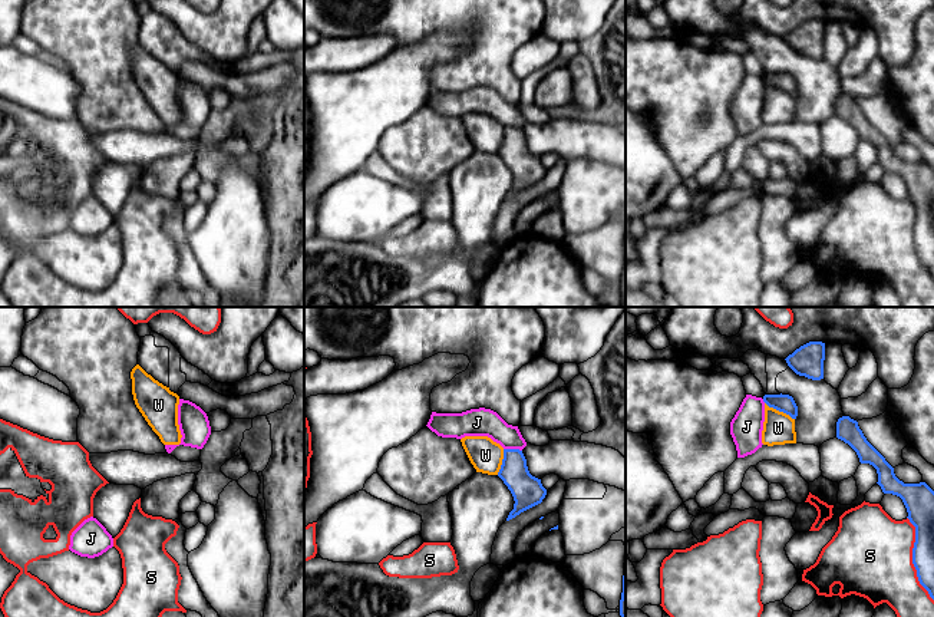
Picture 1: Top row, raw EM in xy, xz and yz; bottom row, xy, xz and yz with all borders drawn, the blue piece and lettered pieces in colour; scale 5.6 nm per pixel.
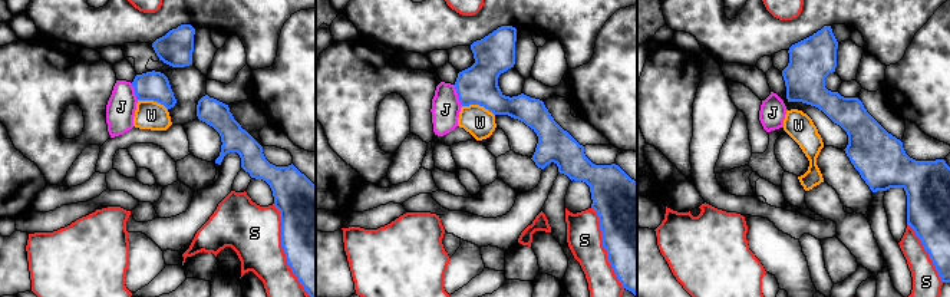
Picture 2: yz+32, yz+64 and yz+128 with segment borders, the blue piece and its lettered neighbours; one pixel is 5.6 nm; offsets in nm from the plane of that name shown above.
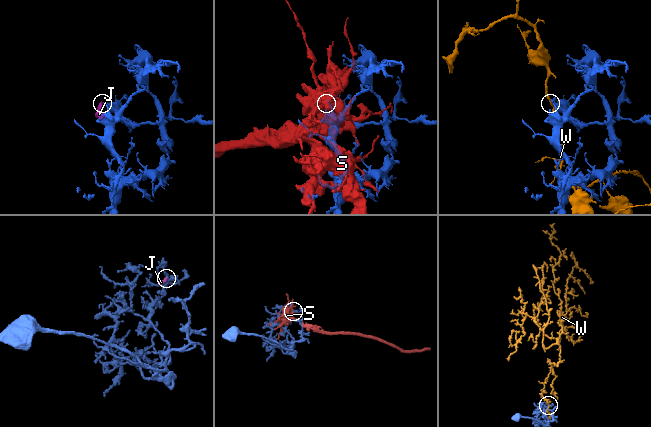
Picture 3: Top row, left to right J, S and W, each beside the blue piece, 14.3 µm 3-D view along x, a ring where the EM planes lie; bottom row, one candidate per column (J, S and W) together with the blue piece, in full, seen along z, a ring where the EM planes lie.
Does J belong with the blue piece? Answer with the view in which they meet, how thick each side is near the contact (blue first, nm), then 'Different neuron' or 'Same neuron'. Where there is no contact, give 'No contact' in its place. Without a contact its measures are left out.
Touches blue in xz. Thickness 170 nm (blue) against 160 nm. Different neuron

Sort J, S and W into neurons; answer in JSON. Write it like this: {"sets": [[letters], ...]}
{"sets": [["J", "S"], ["W"]]}

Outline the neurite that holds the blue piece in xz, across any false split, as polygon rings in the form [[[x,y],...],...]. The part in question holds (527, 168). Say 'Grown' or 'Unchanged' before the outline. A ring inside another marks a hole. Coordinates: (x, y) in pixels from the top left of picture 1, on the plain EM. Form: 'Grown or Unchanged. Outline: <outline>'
Unchanged. Outline: [[[504,128],[504,138],[498,155],[508,165],[515,179],[514,188],[509,191],[506,199],[541,182],[547,174],[541,158],[529,152],[527,138],[519,128]]]

